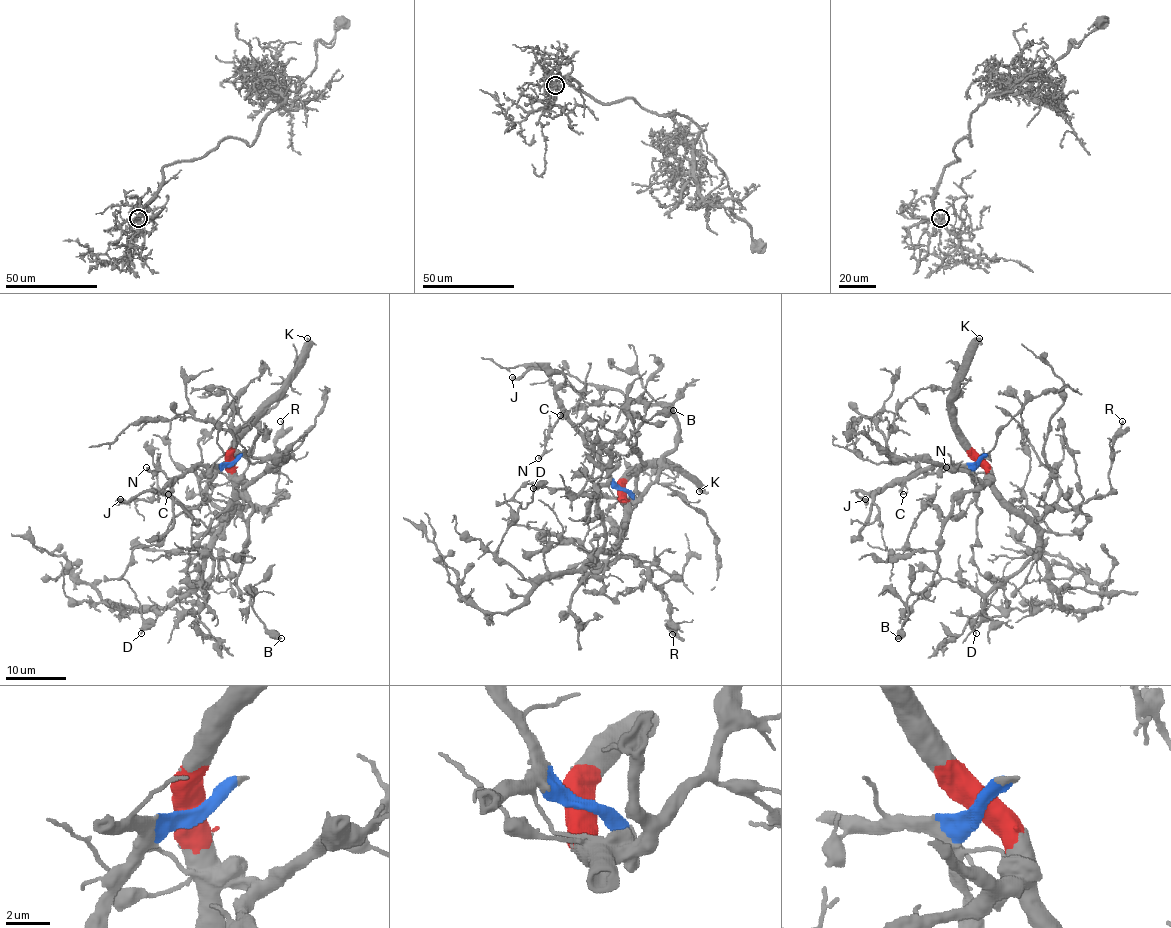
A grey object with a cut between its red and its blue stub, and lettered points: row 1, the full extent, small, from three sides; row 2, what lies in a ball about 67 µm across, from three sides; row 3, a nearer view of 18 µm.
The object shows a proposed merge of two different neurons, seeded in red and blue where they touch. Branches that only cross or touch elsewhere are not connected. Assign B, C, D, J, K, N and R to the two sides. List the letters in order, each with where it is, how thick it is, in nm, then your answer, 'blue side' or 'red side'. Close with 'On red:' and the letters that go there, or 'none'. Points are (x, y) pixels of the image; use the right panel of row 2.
B: (898, 638) | 460 nm | red side
C: (903, 494) | 170 nm | blue side
D: (976, 633) | 320 nm | blue side
J: (865, 499) | 320 nm | blue side
K: (979, 338) | 400 nm | red side
N: (946, 467) | 240 nm | blue side
R: (1122, 421) | 150 nm | red side
On red: B, K, R

